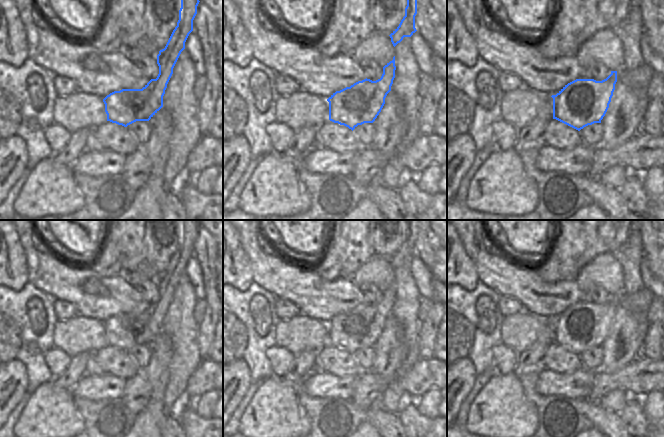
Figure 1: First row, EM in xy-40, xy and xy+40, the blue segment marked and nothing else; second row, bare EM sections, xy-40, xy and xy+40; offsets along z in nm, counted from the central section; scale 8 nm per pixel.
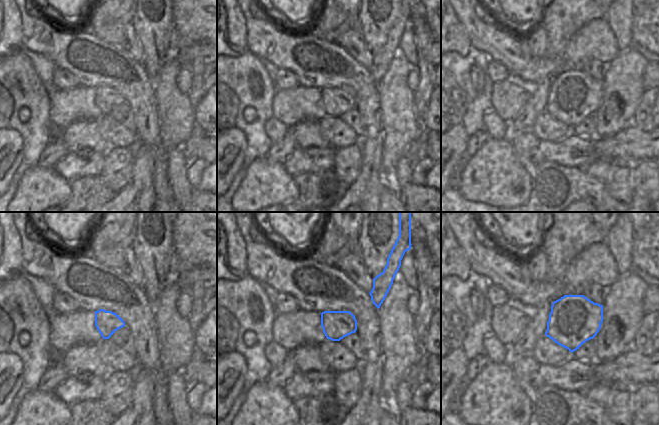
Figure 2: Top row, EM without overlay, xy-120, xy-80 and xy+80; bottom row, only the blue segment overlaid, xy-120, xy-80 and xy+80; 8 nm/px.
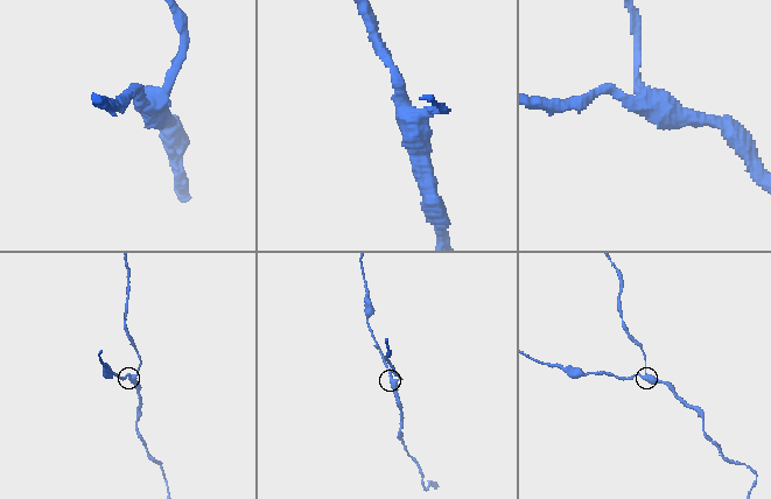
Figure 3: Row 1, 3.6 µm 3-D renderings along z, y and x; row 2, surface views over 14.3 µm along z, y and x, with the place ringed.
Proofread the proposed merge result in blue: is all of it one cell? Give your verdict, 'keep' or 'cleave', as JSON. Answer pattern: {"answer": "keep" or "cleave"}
{"answer": "keep"}

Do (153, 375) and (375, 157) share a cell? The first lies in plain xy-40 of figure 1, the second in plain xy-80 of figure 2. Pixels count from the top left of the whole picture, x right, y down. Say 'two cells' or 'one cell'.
one cell

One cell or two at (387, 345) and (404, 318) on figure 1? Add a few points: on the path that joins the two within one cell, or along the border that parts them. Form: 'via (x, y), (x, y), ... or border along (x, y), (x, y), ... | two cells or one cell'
border along (391, 314), (402, 326), (404, 343), (407, 346) | two cells

